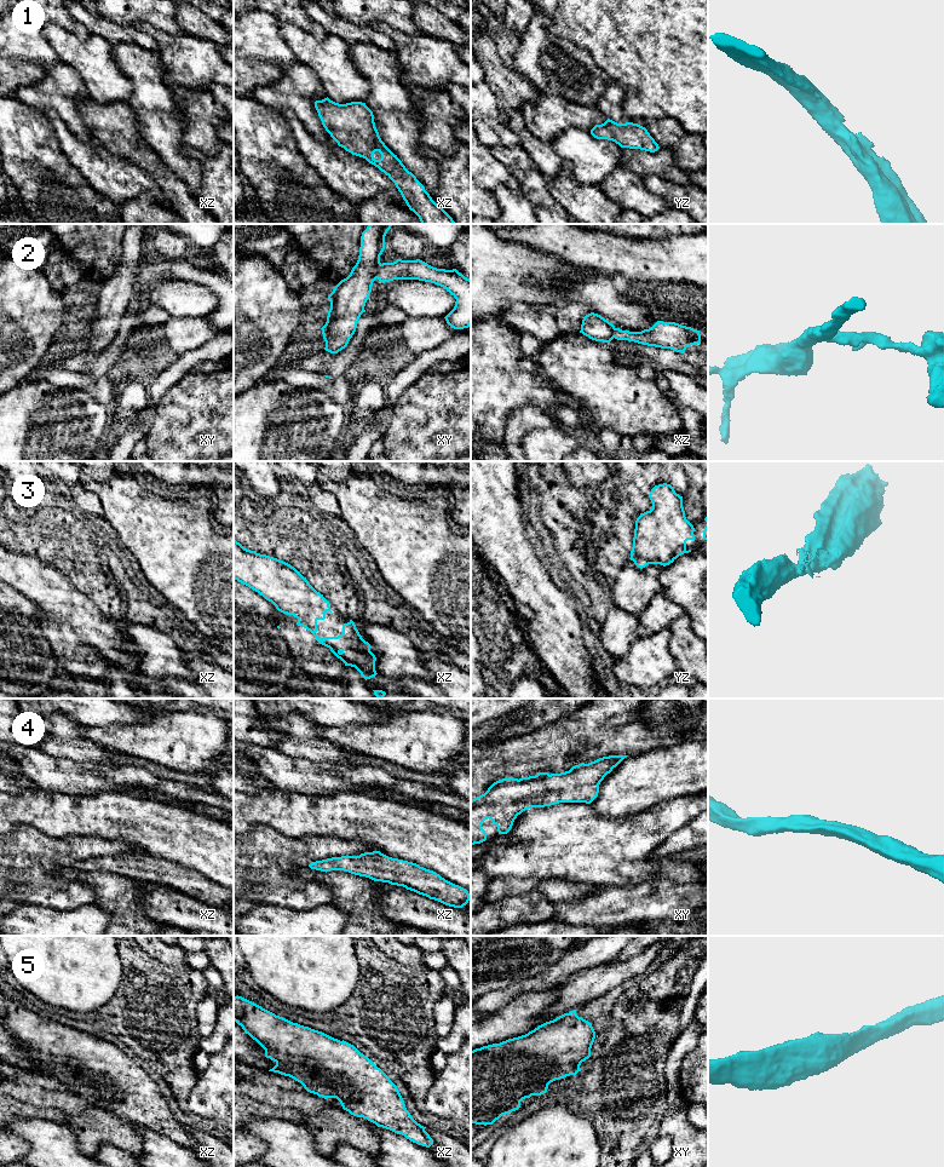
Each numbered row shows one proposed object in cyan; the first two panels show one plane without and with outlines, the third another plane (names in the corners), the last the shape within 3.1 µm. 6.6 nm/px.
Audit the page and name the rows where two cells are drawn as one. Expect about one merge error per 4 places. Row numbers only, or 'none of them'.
2

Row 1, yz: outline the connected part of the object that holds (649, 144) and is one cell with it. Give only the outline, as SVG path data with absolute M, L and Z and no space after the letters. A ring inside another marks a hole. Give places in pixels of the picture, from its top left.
M608 119L604 123L595 125L591 130L591 134L597 139L612 140L621 148L640 149L650 153L660 149L645 127L633 122L617 123Z

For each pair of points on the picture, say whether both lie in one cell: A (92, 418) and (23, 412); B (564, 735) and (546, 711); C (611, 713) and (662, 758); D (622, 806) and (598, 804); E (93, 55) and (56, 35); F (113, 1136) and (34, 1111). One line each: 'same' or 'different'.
A: same
B: different
C: different
D: same
E: same
F: different

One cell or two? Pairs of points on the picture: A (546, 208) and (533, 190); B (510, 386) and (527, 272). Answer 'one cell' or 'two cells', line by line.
A: one cell
B: two cells

